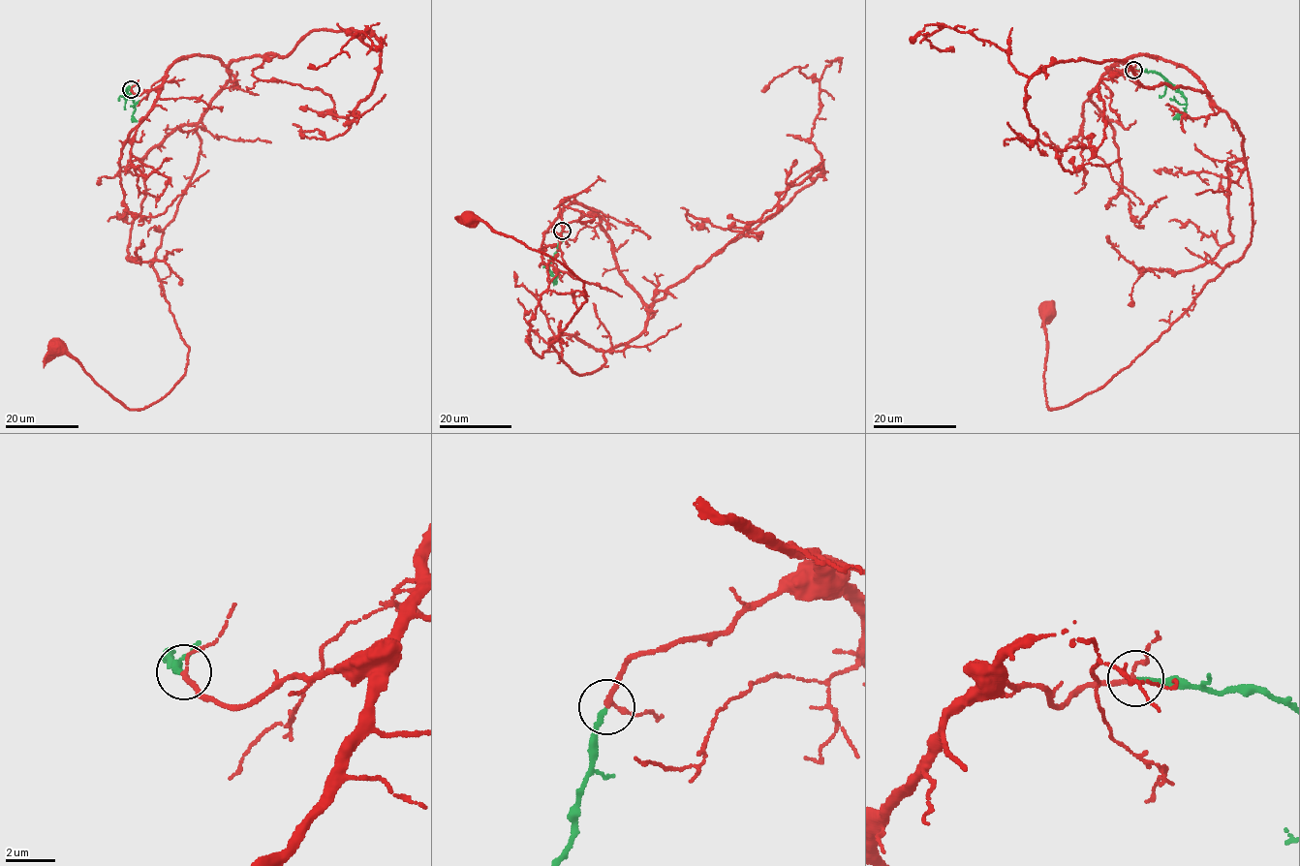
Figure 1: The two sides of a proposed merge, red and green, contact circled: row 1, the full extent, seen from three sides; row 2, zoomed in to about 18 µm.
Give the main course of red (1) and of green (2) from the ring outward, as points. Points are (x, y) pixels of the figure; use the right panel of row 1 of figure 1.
1: (1134, 69), (1110, 68), (1143, 54), (1187, 67), (1234, 122), (1252, 240), (1135, 359), (1059, 408), (1047, 313)
2: (1134, 69), (1157, 72), (1181, 92), (1186, 108), (1173, 118)

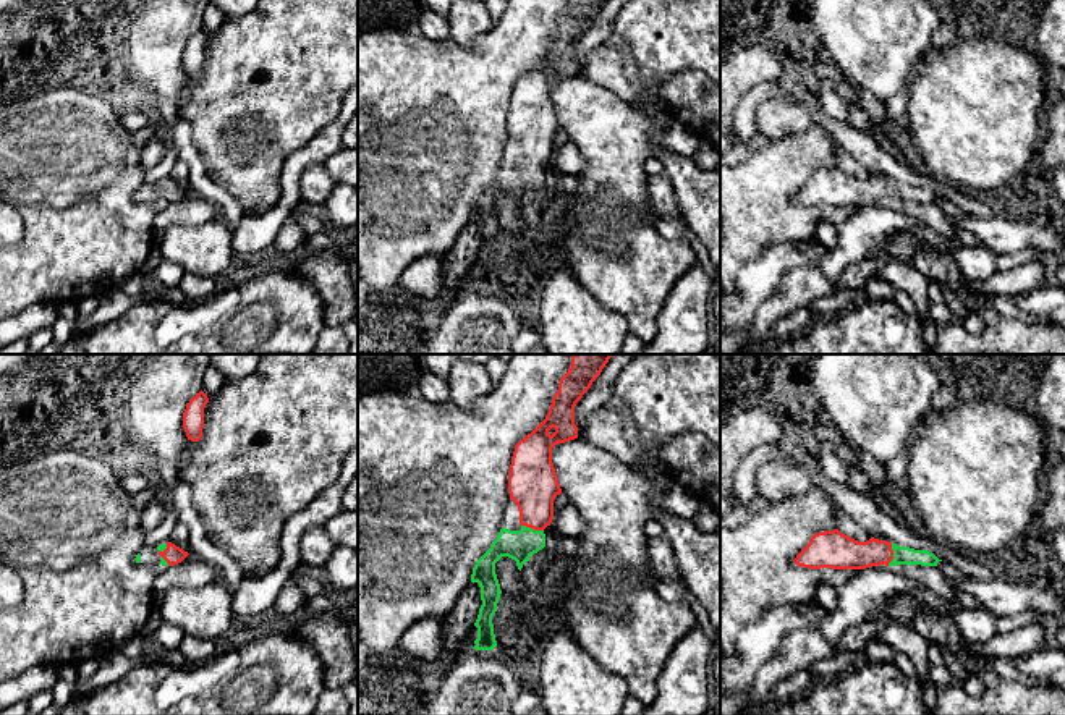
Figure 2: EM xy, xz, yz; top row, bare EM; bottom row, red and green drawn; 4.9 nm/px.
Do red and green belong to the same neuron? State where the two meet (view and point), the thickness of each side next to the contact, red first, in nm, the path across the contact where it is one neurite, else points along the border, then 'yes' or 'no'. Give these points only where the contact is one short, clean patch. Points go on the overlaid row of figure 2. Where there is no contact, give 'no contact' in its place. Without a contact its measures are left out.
meets red in xz at (533, 528); 240 nm thick on the red side, 150 nm on the other; runs through xz (533, 486), (533, 528), (518, 545); yes

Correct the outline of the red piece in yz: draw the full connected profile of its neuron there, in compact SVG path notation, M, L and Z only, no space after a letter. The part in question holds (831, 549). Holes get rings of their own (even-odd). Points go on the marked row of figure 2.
M834 529L814 534L793 561L809 569L866 569L880 565L937 566L942 560L927 550L900 547L874 537L858 542Z

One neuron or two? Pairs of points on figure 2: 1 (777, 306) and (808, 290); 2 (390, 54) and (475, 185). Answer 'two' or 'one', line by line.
1: one
2: one

